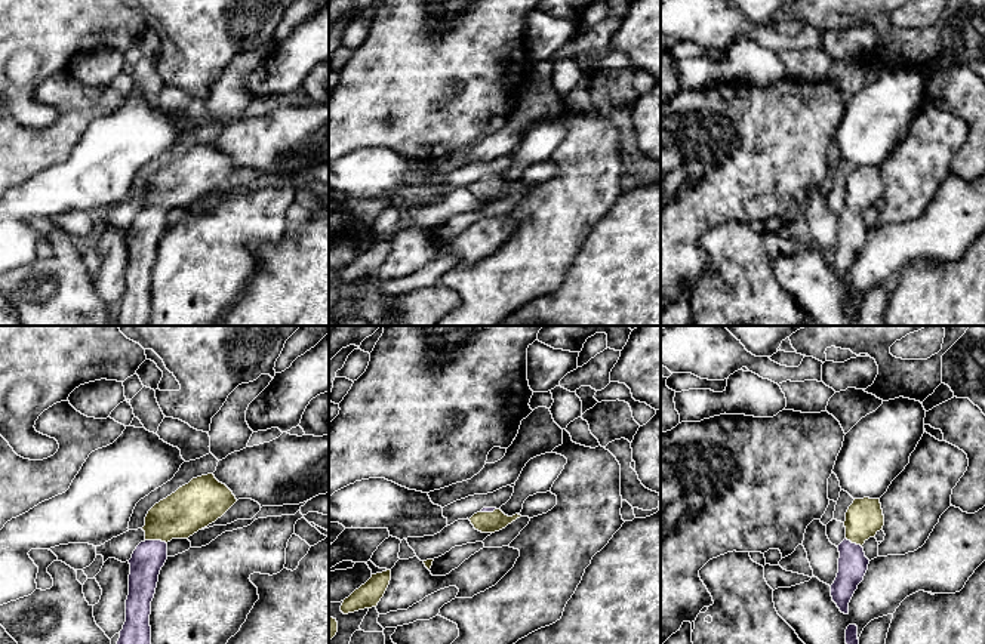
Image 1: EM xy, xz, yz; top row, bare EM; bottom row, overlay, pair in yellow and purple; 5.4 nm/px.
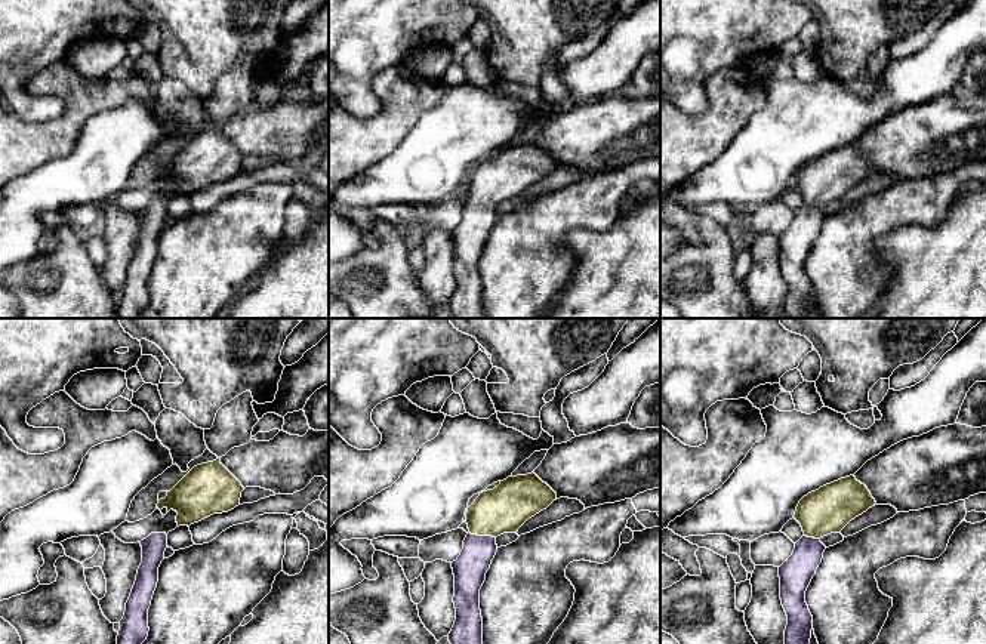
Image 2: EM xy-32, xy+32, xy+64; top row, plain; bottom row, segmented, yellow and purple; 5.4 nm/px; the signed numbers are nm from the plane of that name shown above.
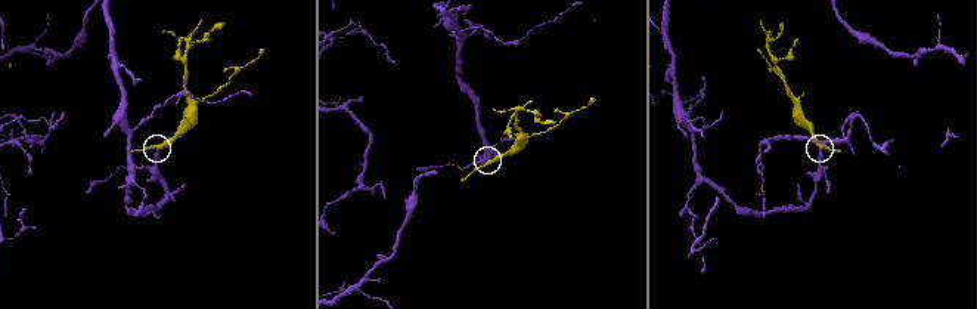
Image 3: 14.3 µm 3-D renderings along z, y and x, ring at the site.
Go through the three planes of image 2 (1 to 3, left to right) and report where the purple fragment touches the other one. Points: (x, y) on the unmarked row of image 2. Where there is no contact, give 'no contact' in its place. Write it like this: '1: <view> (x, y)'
1: no contact
2: xy+32 (483, 203)
3: xy+64 (812, 205)

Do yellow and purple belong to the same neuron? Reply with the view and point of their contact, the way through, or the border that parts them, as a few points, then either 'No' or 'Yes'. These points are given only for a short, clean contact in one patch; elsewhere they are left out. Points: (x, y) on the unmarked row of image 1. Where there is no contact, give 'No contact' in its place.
Touches yellow at xy (156, 208). Path across: xy (188, 178), (156, 208), (154, 219), (147, 228). Yes

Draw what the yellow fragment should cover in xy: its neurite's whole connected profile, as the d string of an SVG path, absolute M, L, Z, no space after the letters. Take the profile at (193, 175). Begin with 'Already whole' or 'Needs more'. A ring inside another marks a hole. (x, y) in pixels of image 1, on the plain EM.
Needs more. M213 142L193 147L156 172L145 185L145 209L129 228L126 290L117 309L117 326L148 326L151 269L172 207L188 207L221 187L237 170Z

